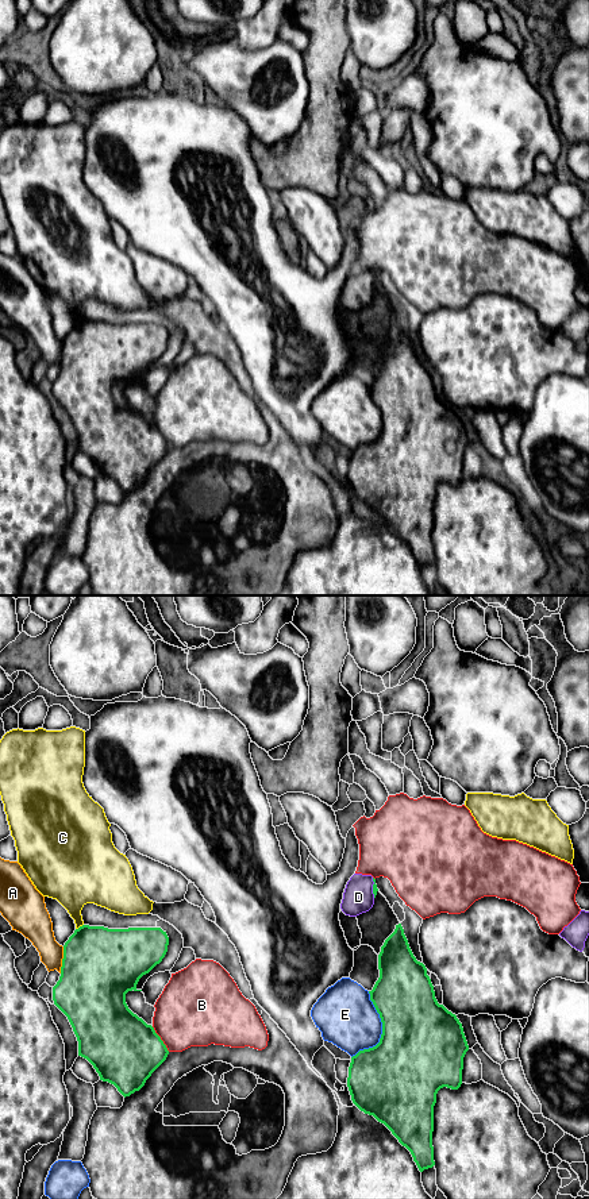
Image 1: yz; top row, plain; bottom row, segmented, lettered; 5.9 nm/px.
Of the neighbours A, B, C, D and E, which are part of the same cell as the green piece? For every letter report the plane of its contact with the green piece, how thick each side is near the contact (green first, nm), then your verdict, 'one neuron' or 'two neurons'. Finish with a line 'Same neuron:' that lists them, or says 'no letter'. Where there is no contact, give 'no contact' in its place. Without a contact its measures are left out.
A: yz | 460/180 nm | two neurons
B: yz | 420/420 nm | two neurons
C: yz | 440/260 nm | two neurons
D: yz | 30/180 nm | one neuron
E: yz | 500/360 nm | two neurons
Same neuron: D

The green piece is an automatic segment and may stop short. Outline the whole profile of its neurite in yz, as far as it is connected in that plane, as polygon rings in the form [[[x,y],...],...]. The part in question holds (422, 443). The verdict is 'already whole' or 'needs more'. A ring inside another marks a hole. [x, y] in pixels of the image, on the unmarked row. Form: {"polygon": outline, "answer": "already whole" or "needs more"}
{"polygon": [[[401,319],[396,320],[394,327],[381,342],[378,365],[380,373],[369,389],[380,409],[382,429],[376,442],[359,446],[351,452],[347,482],[353,498],[365,509],[373,510],[378,517],[384,518],[399,537],[411,547],[419,566],[423,567],[435,560],[432,527],[436,489],[443,482],[451,485],[461,482],[463,452],[469,446],[469,440],[457,410],[438,398],[427,363],[413,351]]], "answer": "already whole"}

